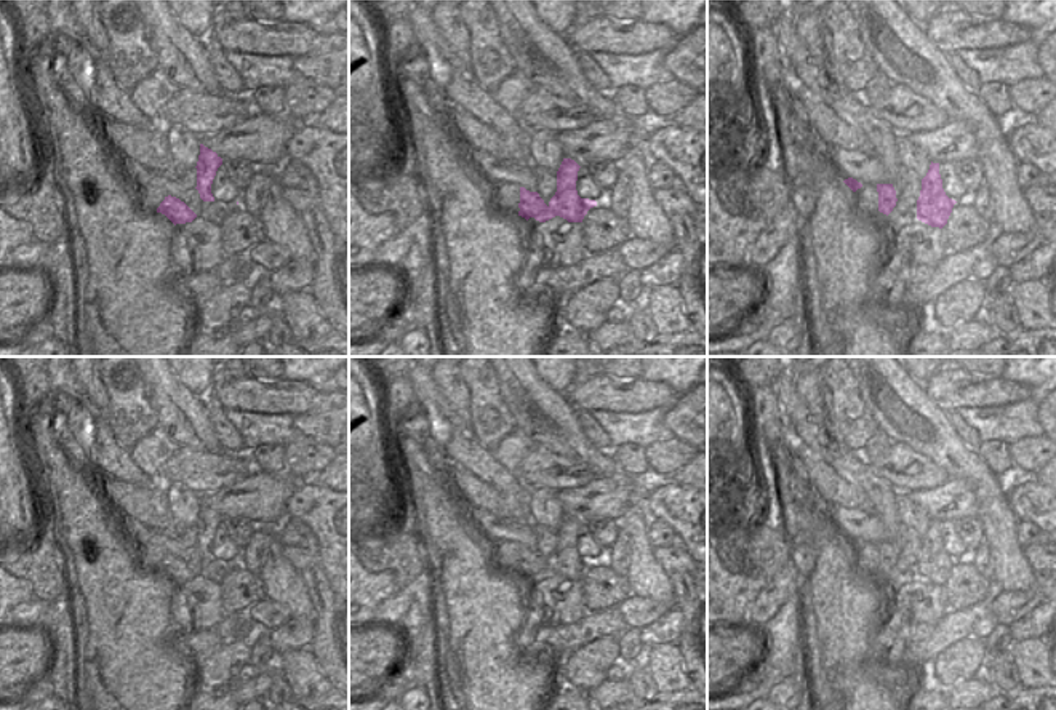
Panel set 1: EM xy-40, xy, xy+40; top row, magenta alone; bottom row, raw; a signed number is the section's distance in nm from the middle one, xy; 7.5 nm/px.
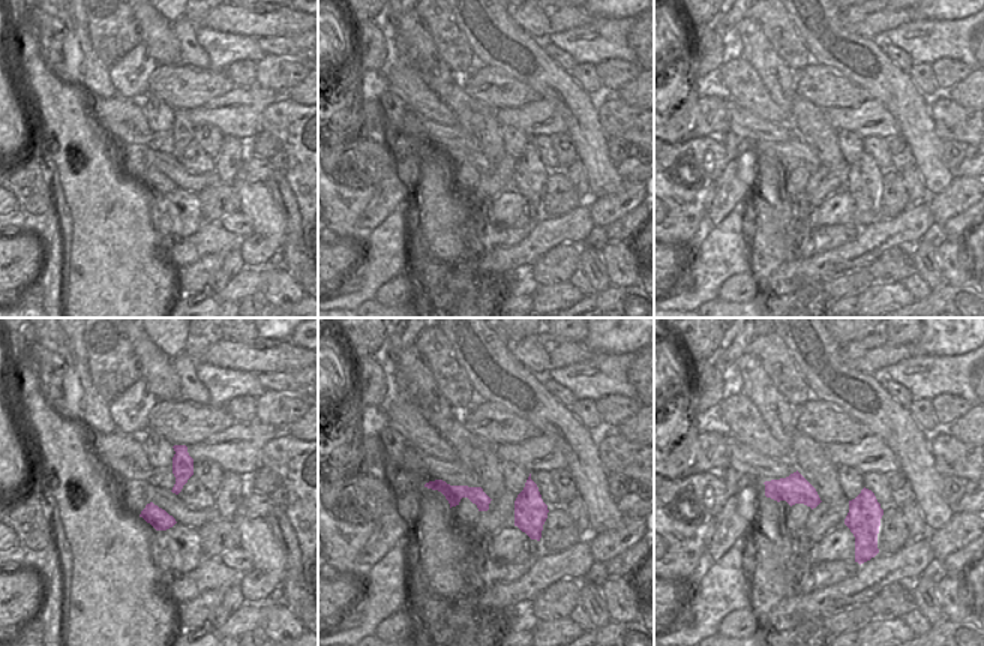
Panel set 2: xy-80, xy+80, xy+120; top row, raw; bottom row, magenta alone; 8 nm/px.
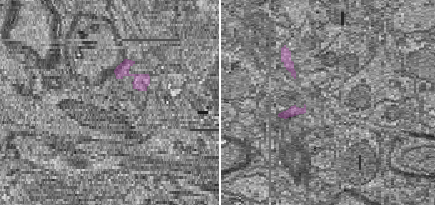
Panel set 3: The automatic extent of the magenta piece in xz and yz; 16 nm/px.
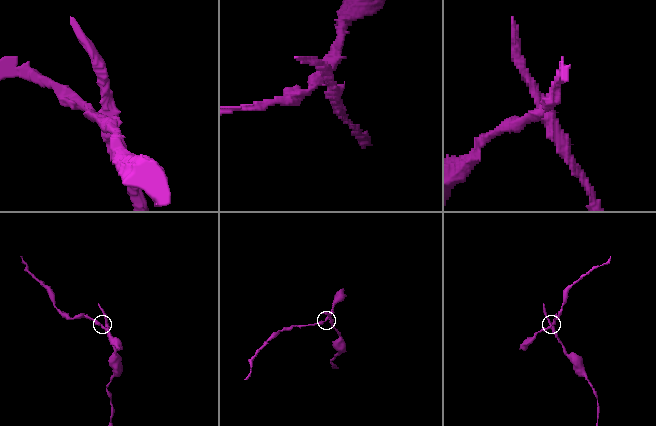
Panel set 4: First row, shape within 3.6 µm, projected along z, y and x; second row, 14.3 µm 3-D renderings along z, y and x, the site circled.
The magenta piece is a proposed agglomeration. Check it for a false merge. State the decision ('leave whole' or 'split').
split

